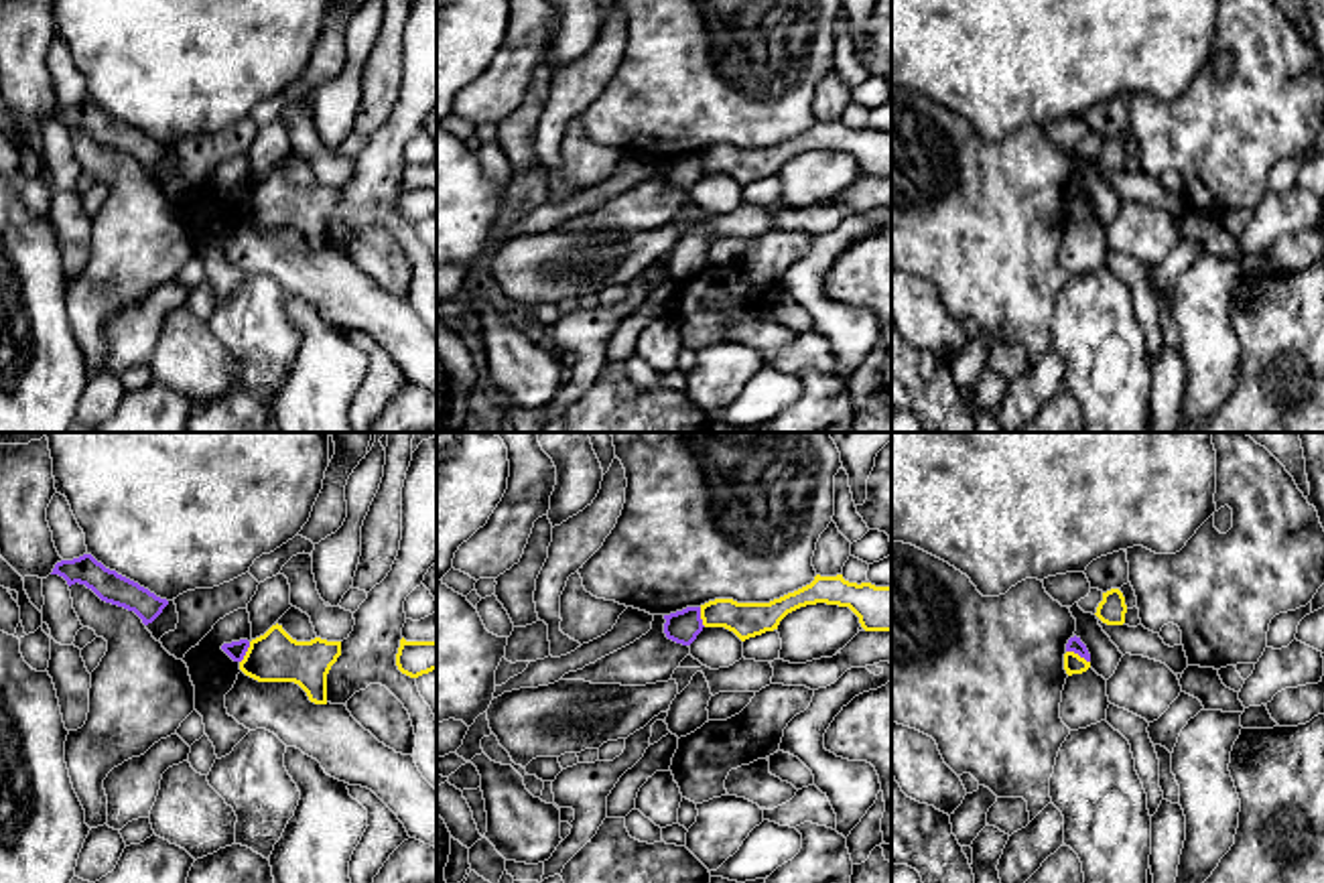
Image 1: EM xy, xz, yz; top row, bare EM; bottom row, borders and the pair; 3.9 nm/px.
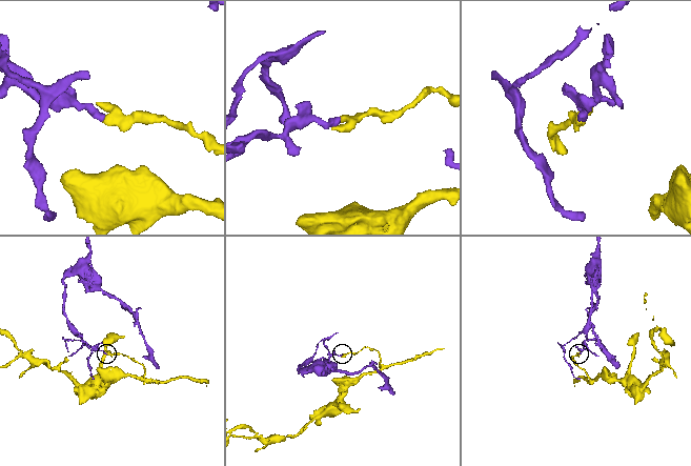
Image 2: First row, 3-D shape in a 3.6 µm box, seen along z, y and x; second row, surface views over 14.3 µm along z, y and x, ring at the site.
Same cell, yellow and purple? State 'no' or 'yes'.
no

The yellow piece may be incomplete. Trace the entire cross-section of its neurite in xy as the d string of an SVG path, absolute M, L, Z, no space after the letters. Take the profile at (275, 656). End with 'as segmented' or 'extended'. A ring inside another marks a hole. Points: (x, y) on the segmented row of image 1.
M276 623L250 641L240 670L258 682L294 682L311 702L327 704L327 674L339 656L341 641L296 641Z; as segmented

